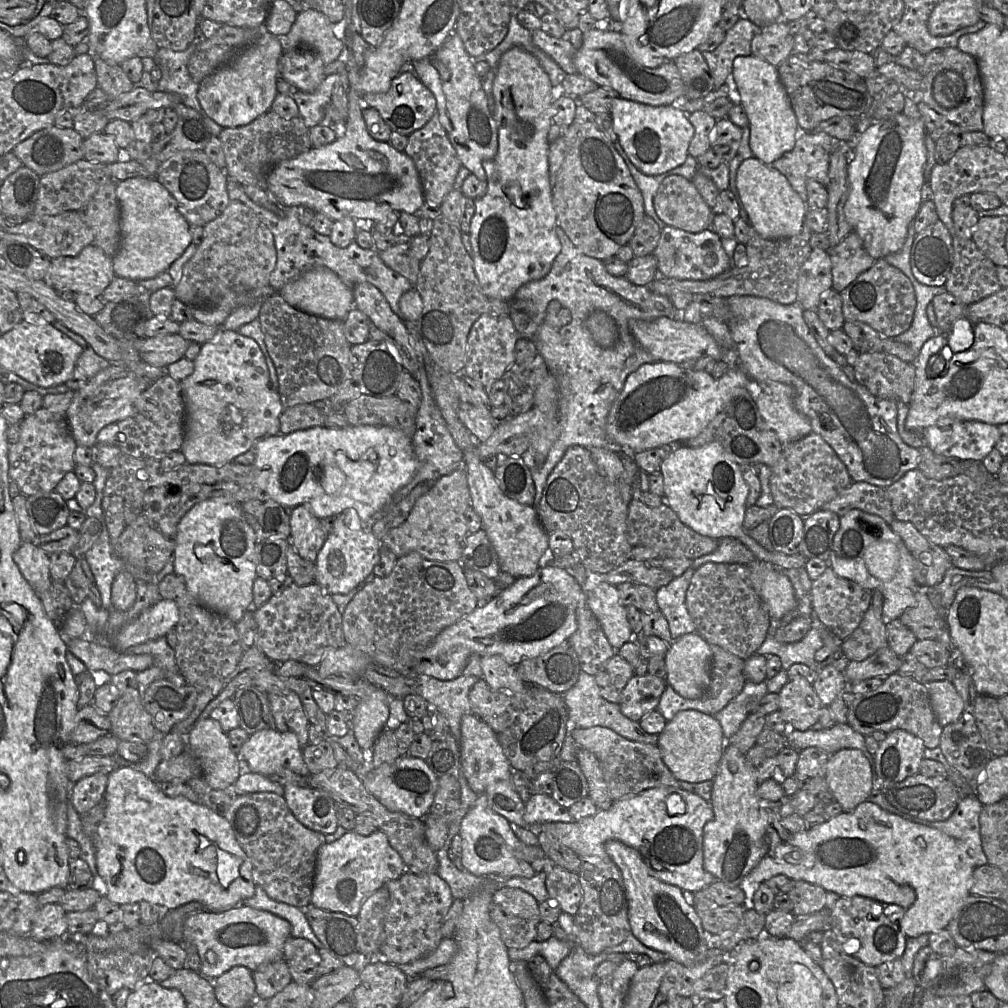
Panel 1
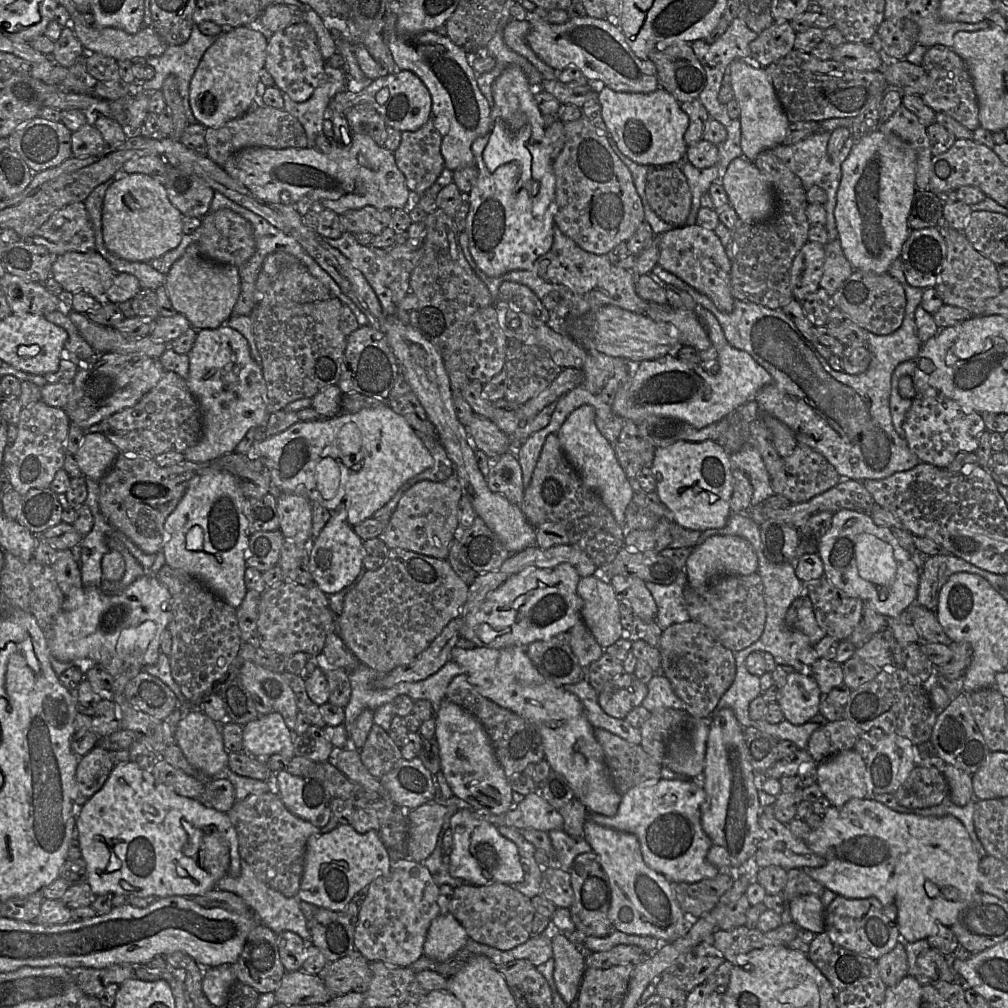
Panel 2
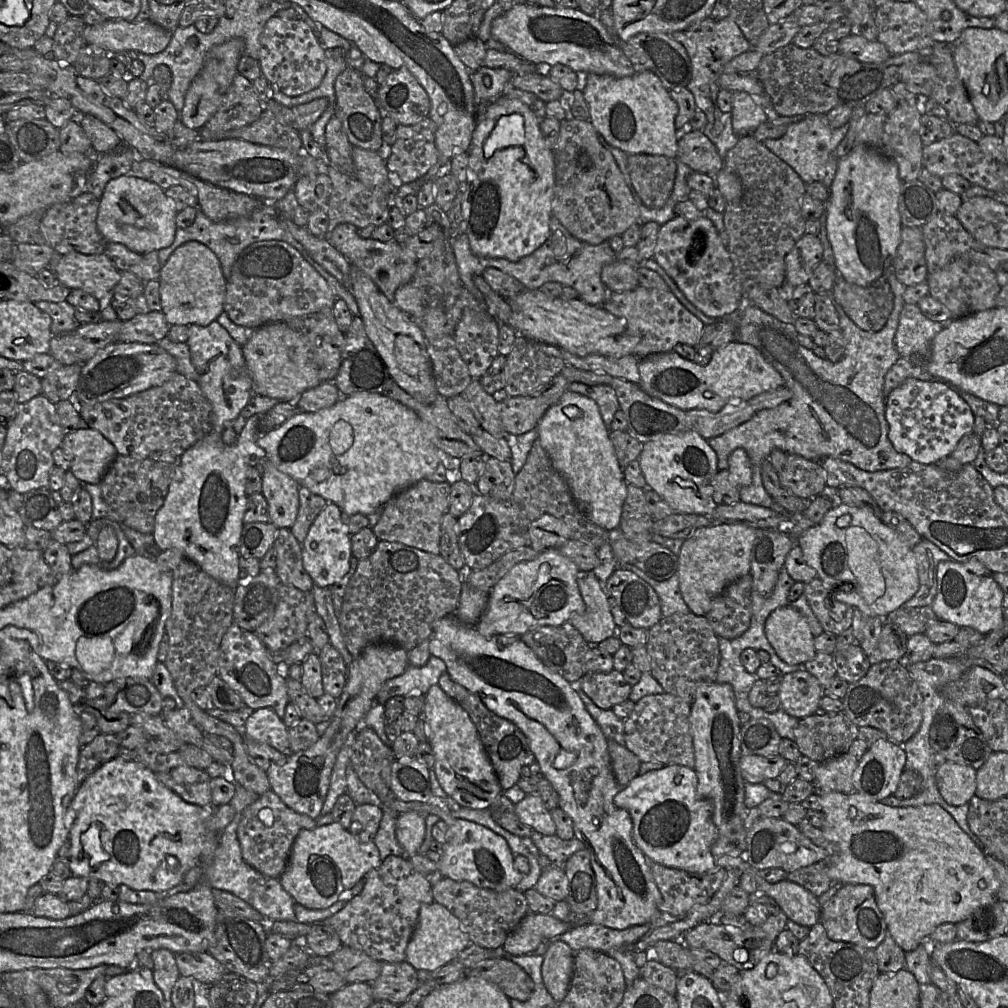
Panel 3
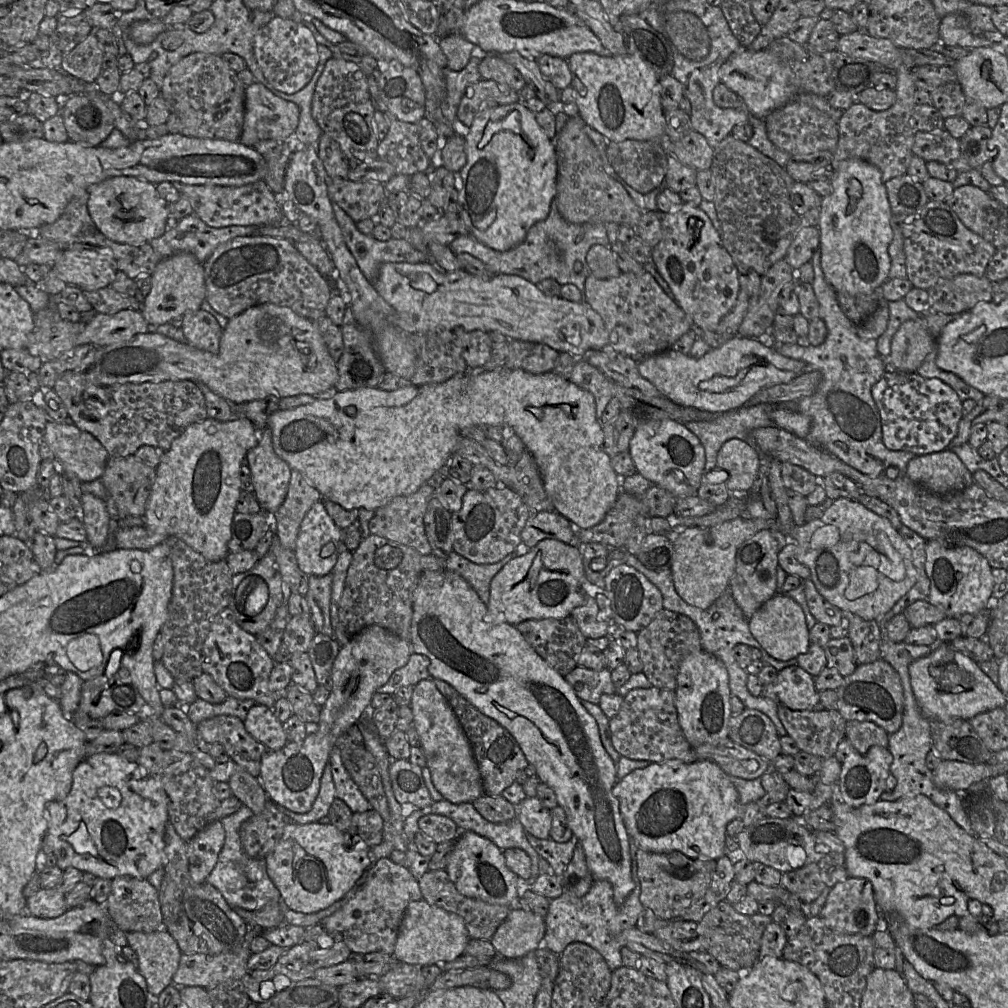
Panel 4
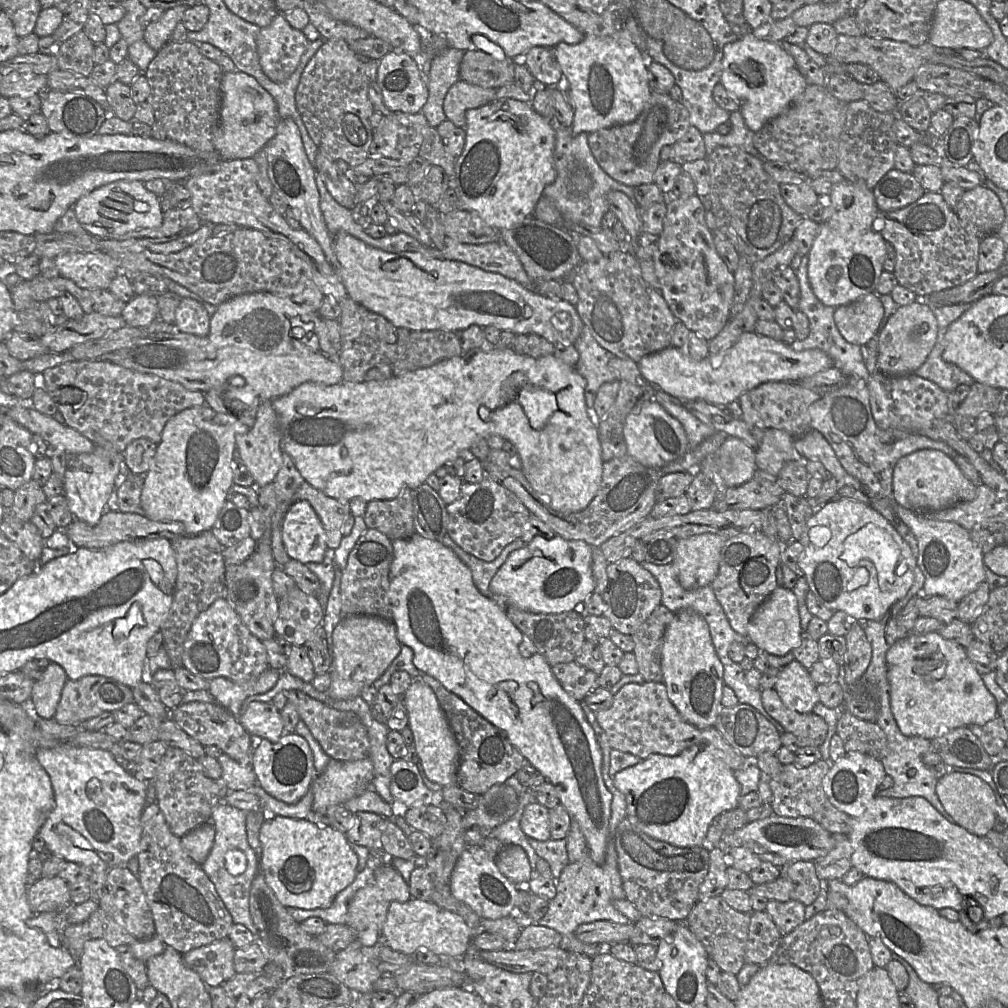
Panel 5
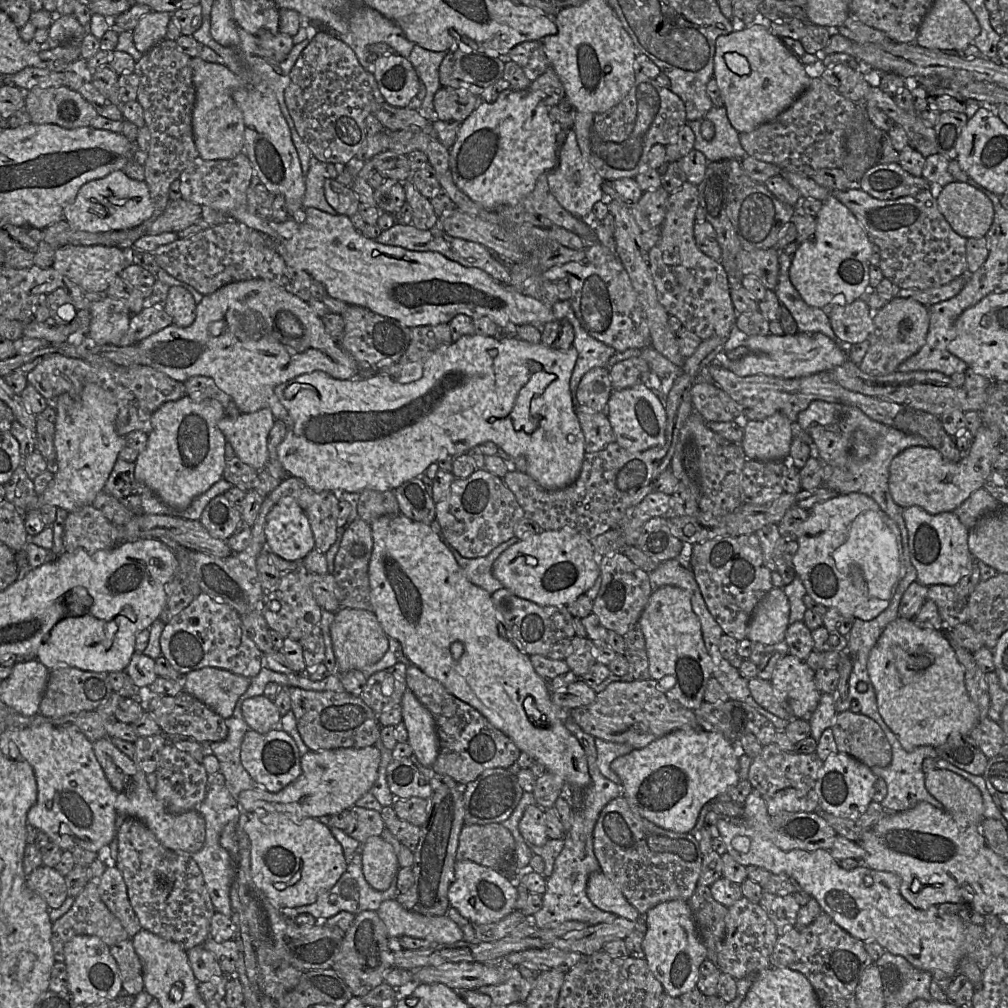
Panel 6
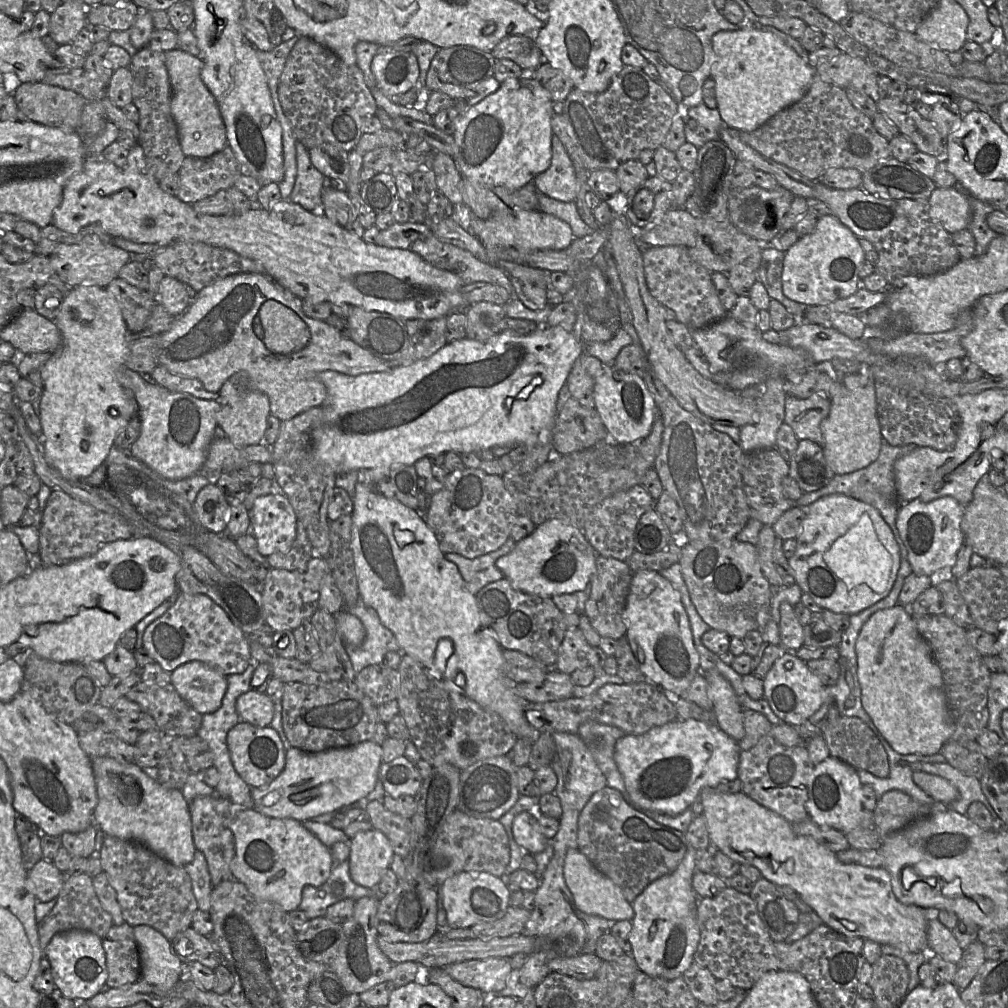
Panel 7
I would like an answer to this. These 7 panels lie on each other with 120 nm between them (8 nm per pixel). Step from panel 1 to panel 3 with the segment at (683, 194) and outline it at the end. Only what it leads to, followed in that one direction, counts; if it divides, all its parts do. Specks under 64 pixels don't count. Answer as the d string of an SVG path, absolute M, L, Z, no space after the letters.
M629 154L627 165L631 184L644 204L663 207L674 188L676 160L661 155Z

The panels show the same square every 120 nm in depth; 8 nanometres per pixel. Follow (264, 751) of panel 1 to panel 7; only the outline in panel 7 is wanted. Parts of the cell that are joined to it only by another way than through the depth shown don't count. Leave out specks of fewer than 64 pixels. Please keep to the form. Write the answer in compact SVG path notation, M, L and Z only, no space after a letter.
M250 690L238 697L236 710L241 721L255 727L268 727L274 716L274 702L265 693Z

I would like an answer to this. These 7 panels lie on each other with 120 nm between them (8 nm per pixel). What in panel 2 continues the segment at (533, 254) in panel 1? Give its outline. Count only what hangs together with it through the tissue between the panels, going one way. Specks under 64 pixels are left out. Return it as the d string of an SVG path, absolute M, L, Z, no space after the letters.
M508 66L493 84L494 106L486 135L472 144L477 182L469 193L469 212L465 232L469 250L477 267L489 277L510 271L529 270L535 261L552 247L556 213L555 175L545 136L543 114L535 98L535 88L518 66Z

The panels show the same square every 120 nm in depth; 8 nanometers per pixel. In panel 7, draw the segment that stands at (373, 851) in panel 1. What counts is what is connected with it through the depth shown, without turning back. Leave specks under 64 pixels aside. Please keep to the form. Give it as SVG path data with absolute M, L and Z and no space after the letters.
M253 807L235 813L230 826L235 843L235 856L230 865L232 877L242 882L255 896L276 903L286 912L299 909L302 890L305 886L321 886L327 881L332 871L330 849L307 830L302 822L268 817L260 814Z

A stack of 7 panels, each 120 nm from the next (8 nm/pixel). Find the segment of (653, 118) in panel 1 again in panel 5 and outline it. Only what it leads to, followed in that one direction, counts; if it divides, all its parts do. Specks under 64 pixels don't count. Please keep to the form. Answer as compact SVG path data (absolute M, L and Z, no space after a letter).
M585 35L577 44L560 42L553 47L555 56L572 96L574 134L591 133L614 125L633 122L643 111L652 90L648 84L648 64L654 60L647 52L641 52L630 40L606 36Z

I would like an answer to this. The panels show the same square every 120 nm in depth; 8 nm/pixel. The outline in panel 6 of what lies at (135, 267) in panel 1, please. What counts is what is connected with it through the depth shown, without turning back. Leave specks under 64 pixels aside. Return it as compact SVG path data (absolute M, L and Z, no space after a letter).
M122 170L84 184L75 199L65 207L63 219L77 230L90 233L106 233L127 230L139 226L154 214L154 206L145 180L128 177Z

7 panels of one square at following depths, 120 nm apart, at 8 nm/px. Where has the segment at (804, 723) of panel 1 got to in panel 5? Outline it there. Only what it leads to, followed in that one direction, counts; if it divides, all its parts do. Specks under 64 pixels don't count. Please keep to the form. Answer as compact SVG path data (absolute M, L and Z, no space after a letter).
M795 659L780 669L774 689L787 708L799 713L809 713L820 701L816 685L809 670Z

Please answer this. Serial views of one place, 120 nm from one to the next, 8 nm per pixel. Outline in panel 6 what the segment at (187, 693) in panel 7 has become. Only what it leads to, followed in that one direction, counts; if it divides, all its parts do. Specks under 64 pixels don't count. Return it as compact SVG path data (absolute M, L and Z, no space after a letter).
M204 667L185 674L183 691L194 696L224 719L233 715L235 705L246 692L251 678L216 667Z

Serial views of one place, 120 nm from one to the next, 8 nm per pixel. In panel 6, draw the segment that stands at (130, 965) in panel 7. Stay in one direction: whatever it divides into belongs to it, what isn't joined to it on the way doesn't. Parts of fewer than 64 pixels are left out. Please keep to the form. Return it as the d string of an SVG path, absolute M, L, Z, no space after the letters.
M132 939L123 940L109 949L120 971L123 992L136 997L144 991L144 984L142 964L134 950Z

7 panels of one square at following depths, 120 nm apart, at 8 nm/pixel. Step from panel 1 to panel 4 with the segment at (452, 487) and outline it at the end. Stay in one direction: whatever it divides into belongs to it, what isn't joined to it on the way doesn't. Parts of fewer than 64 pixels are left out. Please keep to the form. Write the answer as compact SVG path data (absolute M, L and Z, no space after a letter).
M424 483L411 494L394 497L387 504L375 510L369 522L370 533L411 547L422 555L432 554L423 519L429 500L436 494L437 490Z

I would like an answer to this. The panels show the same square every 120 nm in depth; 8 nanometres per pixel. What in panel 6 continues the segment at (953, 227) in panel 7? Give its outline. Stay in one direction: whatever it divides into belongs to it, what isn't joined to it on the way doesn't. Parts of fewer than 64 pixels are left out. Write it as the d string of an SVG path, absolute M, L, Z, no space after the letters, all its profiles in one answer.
M951 182L937 197L940 212L961 237L985 237L994 218L991 200L967 183Z

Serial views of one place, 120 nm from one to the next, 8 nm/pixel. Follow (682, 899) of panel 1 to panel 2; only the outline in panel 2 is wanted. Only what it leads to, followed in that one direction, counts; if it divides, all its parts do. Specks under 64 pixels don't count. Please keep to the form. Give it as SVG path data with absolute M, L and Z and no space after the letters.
M586 819L582 837L597 855L608 877L612 892L608 918L616 930L626 934L650 936L666 942L686 934L690 920L673 895L672 882L645 863L639 840L634 834L605 827Z

